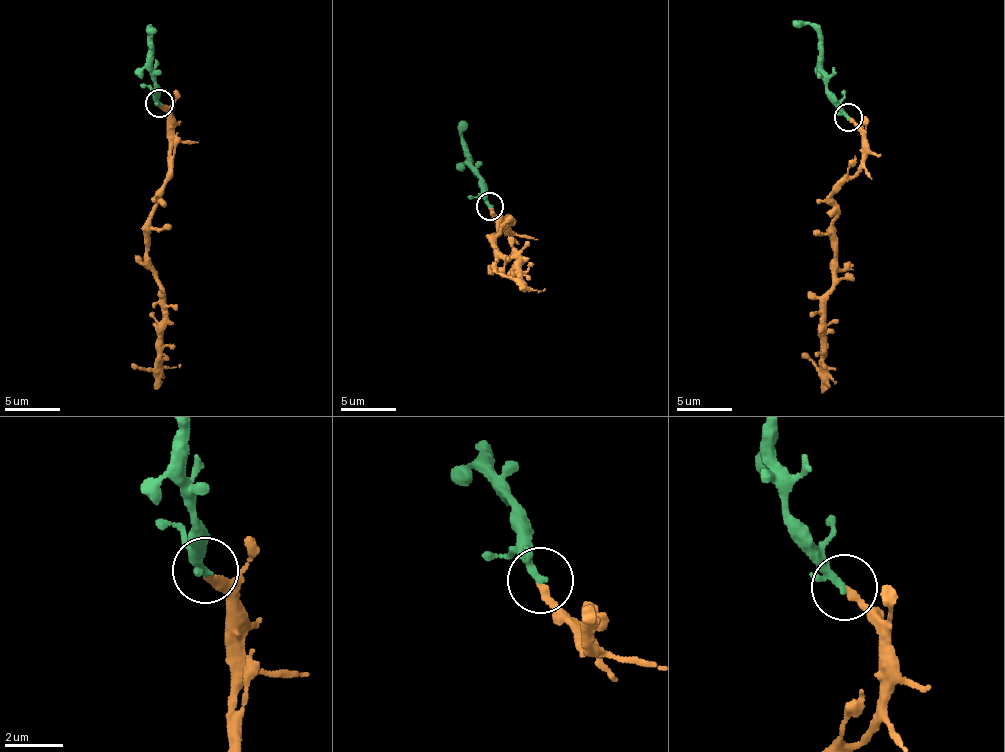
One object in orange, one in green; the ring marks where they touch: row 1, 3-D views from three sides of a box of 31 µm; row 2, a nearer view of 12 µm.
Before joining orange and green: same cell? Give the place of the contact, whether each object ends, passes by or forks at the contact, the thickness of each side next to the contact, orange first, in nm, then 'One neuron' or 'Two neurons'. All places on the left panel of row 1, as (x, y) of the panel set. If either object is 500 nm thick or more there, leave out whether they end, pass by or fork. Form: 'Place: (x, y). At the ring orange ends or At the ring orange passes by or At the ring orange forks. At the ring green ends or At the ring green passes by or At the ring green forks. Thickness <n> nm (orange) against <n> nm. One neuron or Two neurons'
Place: (159, 103). At the ring orange ends. At the ring green passes by. Thickness 240 nm (orange) against 200 nm. One neuron

